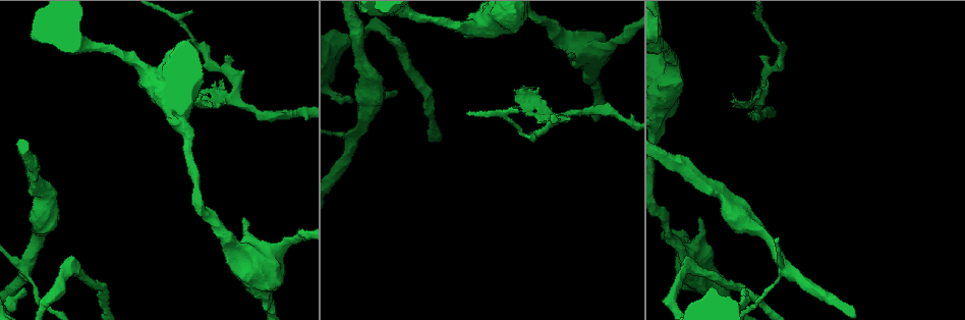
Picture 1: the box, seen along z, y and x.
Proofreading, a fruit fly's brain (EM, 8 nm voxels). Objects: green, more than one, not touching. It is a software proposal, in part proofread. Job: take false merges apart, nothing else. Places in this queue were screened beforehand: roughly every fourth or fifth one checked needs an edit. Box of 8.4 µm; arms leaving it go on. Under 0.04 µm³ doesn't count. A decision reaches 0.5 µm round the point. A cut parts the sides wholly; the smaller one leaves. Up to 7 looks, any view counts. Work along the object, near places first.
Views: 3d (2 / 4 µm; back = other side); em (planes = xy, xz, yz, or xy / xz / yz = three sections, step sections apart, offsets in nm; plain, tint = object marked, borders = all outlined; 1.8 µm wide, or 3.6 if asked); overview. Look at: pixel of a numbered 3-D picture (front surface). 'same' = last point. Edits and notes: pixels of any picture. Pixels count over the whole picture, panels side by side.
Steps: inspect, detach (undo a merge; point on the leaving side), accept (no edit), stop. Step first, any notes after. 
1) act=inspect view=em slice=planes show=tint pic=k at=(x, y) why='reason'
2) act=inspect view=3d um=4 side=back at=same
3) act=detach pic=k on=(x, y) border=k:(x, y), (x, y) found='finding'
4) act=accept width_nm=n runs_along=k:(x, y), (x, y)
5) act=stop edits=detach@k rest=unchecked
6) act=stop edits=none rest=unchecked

act=inspect view=em slice=planes show=tint pic=1 at=(355, 140) why='looks like a crossing'

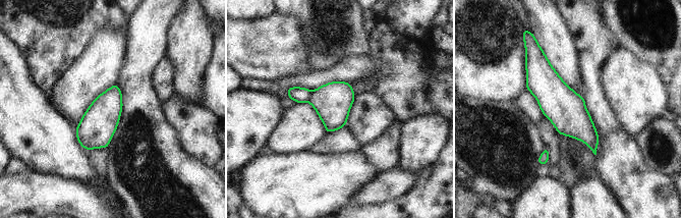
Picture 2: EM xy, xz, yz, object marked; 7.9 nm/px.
act=detach pic=2 on=(297, 94) border=2:(311, 92), (307, 101) found='a second cell is stuck on'

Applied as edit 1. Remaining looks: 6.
act=inspect view=3d um=2 pic=1 at=(238, 102) why='branch point'

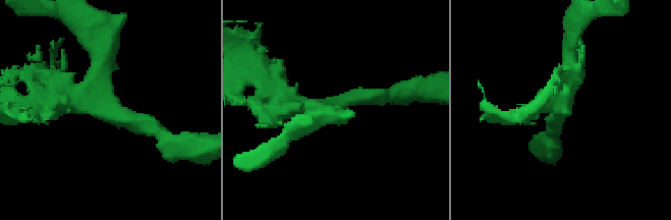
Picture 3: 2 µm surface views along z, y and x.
act=inspect view=em slice=planes show=tint pic=3 at=(327, 104) why='need the tissue'

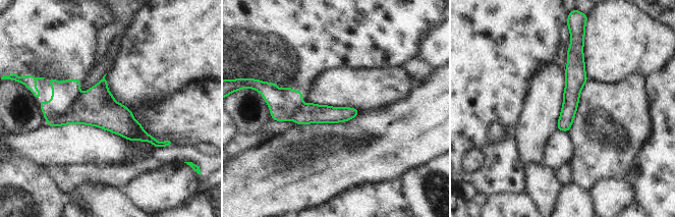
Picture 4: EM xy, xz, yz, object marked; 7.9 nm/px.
act=detach pic=4 on=(64, 94) border=4:(80, 94), (68, 111), (48, 123) found='a second cell is stuck on'

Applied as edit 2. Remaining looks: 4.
act=stop edits=detach@2,detach@4 rest=unchecked

